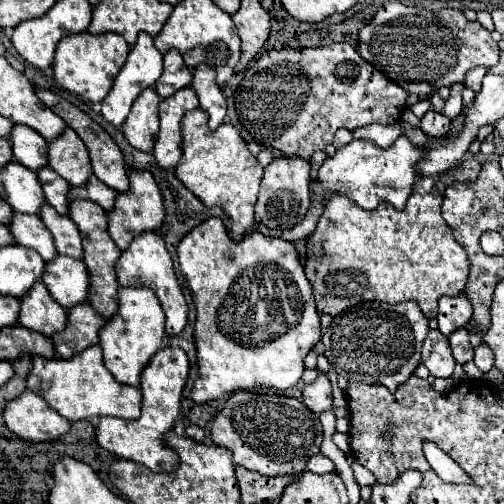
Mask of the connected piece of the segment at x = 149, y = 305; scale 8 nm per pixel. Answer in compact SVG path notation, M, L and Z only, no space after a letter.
M119 287L119 311L107 321L105 329L101 329L101 349L103 349L103 361L105 367L111 371L111 375L131 387L139 387L141 373L151 361L151 357L163 349L163 337L165 337L165 315L161 309L161 303L157 295L147 287Z

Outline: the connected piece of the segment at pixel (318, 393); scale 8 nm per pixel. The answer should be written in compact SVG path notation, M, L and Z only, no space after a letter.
M319 375L313 383L305 385L303 389L303 403L313 411L313 413L323 413L331 407L331 381L327 375Z

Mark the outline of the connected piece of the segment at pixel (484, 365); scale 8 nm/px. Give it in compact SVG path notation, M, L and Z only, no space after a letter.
M481 343L479 347L475 347L475 365L483 371L483 373L487 373L491 367L493 367L493 359L495 359L495 355L493 355L493 351L485 345L485 343Z

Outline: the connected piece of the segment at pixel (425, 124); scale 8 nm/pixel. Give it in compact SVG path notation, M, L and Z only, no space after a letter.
M429 109L425 113L425 117L421 119L421 129L433 137L443 137L447 133L449 125L451 125L451 119L435 109Z

